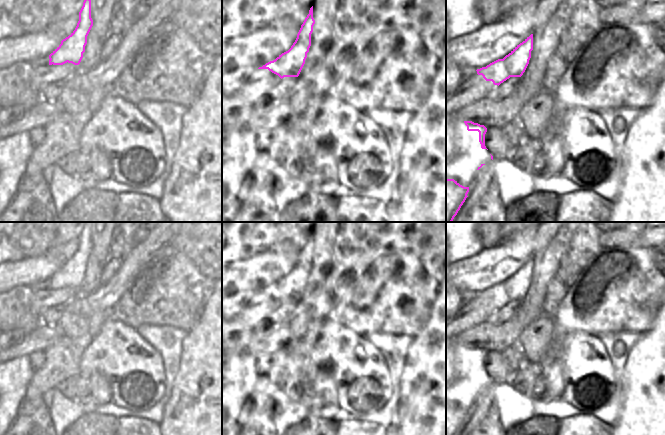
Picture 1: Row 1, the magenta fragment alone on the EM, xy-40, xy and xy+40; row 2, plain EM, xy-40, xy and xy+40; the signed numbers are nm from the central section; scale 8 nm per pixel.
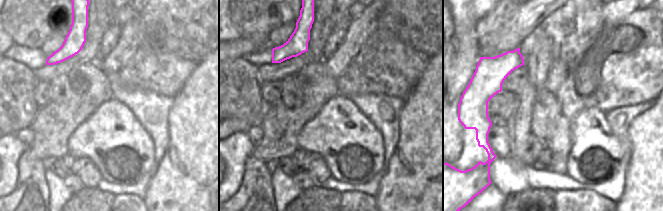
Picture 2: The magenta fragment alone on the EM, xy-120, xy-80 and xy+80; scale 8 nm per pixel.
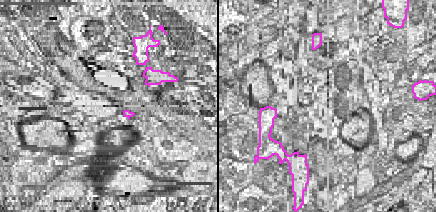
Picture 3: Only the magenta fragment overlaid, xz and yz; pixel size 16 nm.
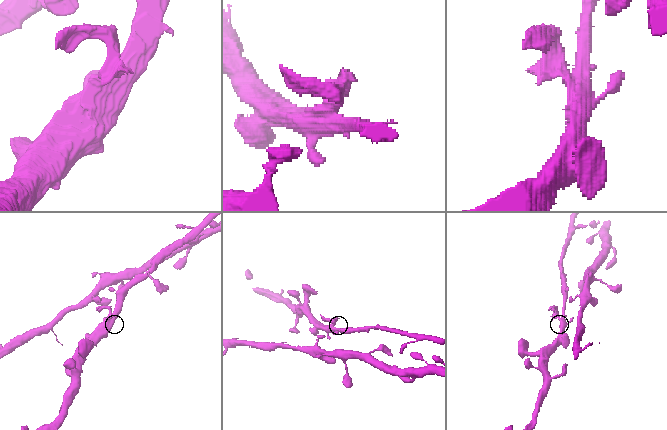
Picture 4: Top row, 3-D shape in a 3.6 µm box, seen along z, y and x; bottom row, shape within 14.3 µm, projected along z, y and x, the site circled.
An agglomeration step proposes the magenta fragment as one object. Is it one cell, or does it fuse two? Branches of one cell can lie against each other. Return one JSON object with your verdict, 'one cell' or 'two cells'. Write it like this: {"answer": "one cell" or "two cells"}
{"answer": "two cells"}

